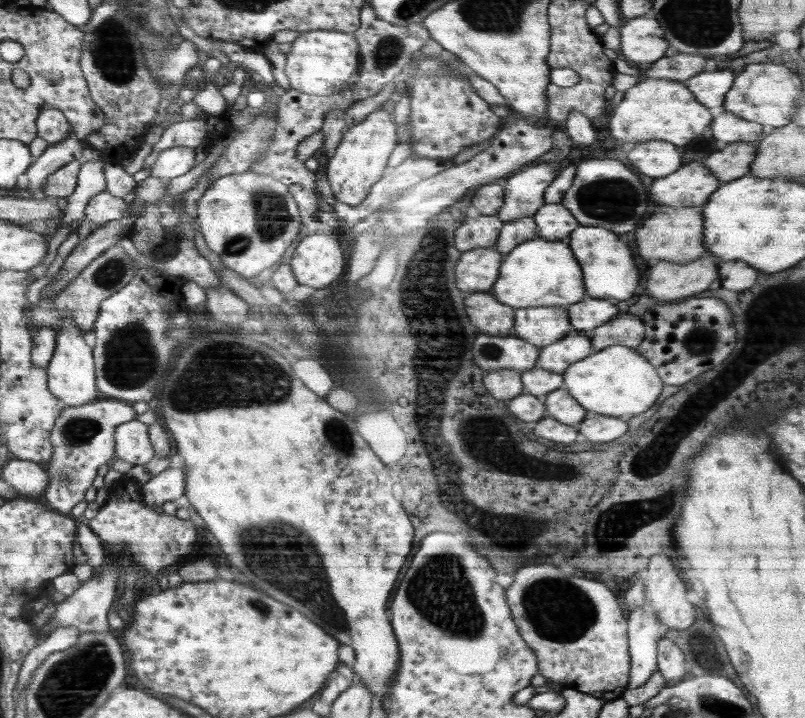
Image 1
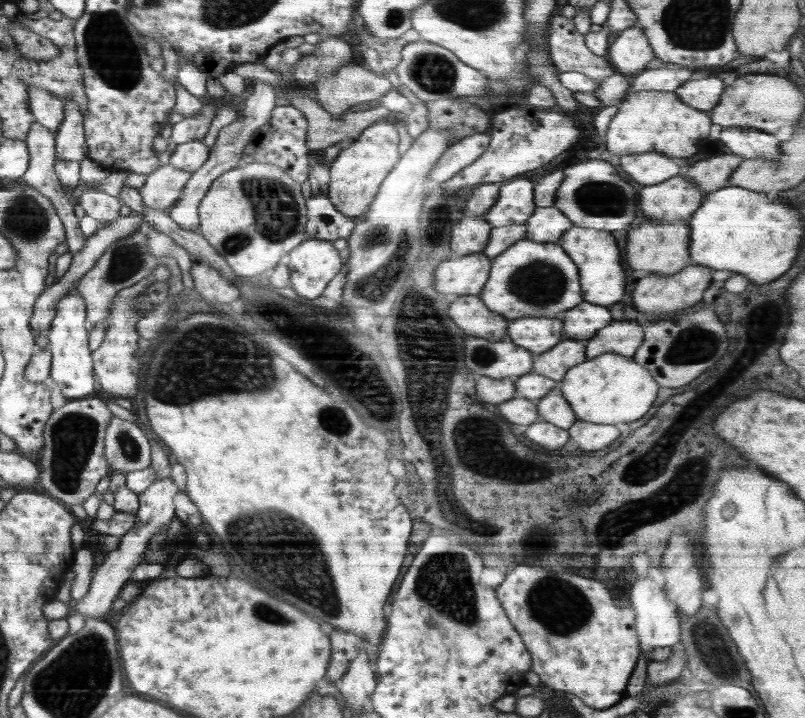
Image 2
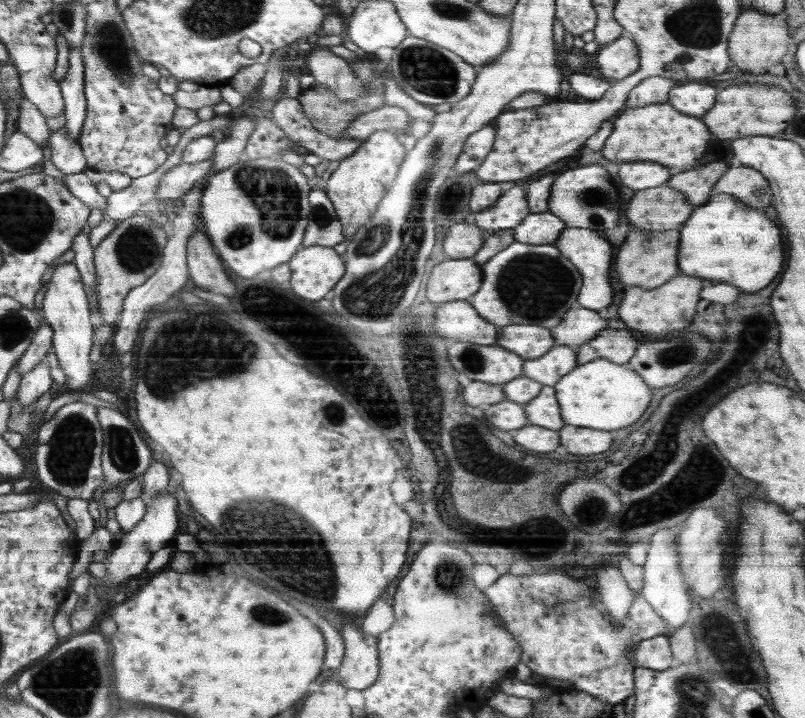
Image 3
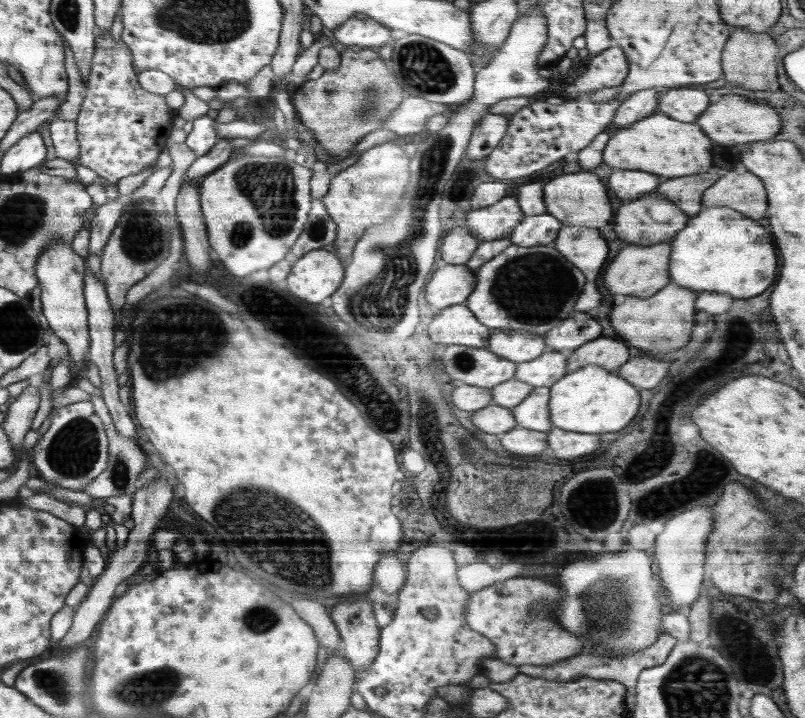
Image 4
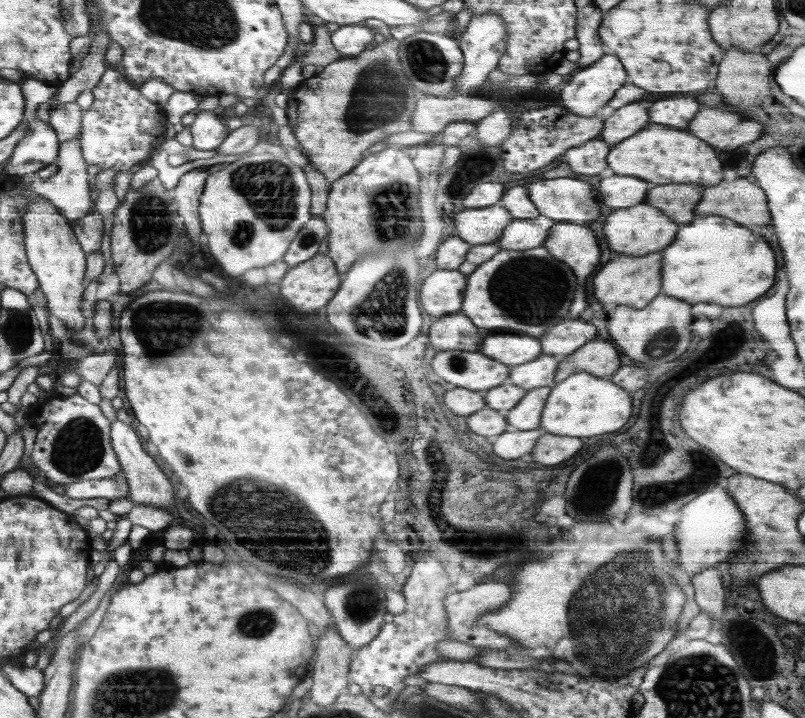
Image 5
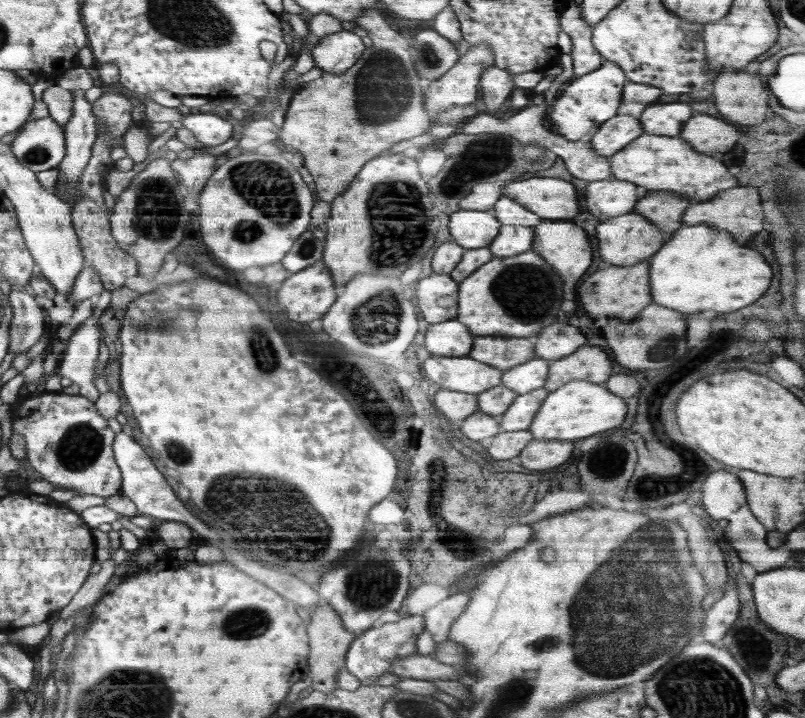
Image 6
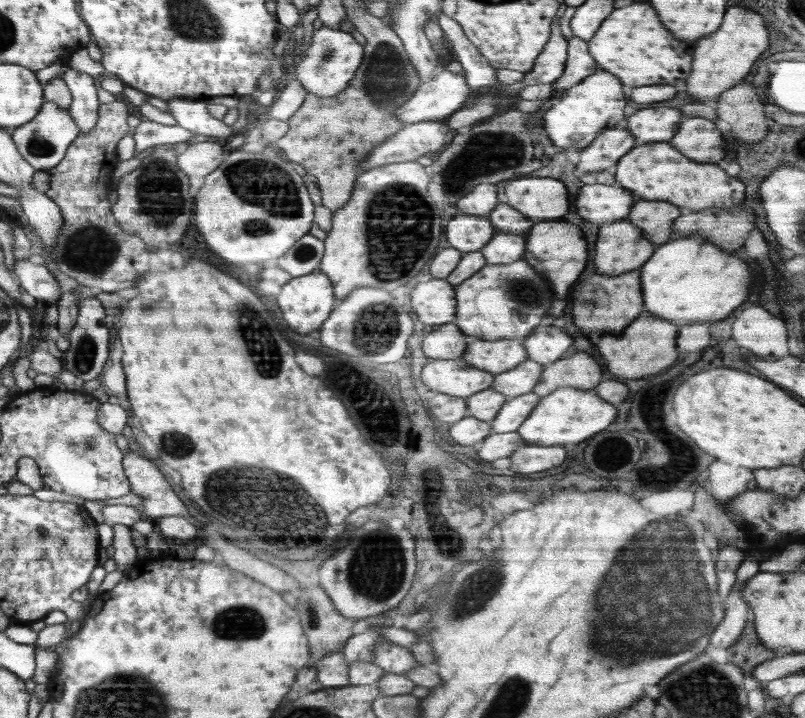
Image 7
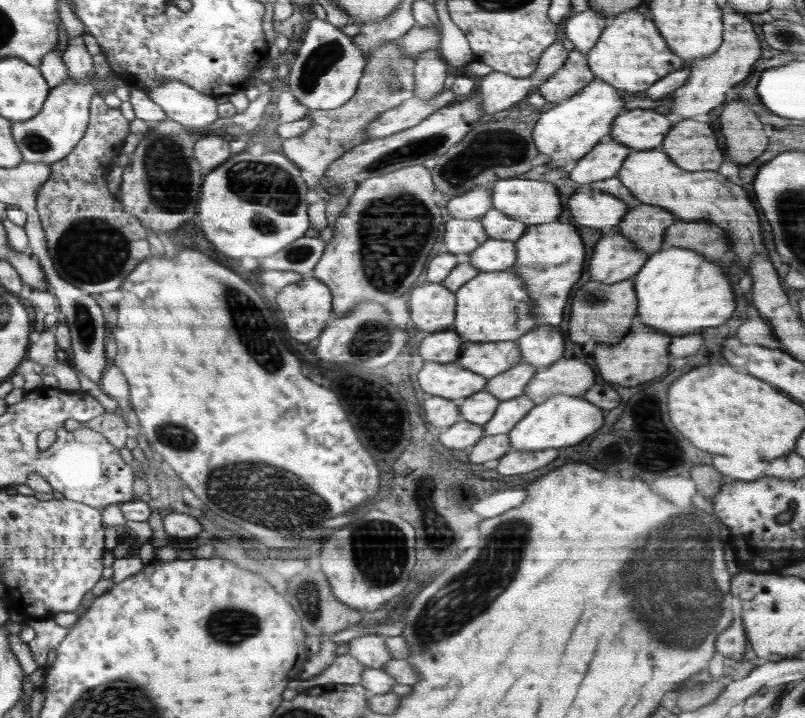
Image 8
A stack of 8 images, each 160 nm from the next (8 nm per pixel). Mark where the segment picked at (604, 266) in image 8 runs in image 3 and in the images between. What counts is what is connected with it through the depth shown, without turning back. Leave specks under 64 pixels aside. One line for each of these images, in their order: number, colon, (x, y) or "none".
3: (659, 209)
4: (647, 221)
5: (637, 231)
6: (626, 240)
7: (621, 247)

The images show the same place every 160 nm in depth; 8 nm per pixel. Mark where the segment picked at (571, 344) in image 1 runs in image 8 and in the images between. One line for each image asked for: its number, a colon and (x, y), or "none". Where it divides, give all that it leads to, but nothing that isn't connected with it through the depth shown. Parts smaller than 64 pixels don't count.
2: (554, 363)
3: (549, 368)
4: (550, 366)
5: (539, 372)
6: (531, 375)
7: (517, 381)
8: (507, 385)

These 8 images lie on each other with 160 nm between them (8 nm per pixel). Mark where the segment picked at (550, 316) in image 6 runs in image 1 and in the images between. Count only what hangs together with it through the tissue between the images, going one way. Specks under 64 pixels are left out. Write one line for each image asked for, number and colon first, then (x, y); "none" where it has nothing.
1: (538, 272)
2: (529, 278)
3: (537, 279)
4: (533, 289)
5: (515, 291)

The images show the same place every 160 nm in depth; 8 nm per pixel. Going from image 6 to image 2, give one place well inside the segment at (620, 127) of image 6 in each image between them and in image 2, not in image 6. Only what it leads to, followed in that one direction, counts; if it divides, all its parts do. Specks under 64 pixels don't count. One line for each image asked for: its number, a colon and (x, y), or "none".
2: (668, 77)
3: (654, 90)
4: (641, 104)
5: (629, 119)

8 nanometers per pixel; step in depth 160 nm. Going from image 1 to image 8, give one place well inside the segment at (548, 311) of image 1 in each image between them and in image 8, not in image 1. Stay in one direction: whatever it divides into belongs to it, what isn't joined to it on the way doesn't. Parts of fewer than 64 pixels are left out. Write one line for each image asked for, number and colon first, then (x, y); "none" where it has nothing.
2: (537, 334)
3: (529, 341)
4: (517, 346)
5: (512, 349)
6: (503, 353)
7: (495, 356)
8: (489, 359)

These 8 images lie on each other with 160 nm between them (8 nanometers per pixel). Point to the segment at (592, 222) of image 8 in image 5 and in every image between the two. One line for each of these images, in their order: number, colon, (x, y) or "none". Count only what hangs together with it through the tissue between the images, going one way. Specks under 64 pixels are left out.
5: (616, 190)
6: (612, 197)
7: (601, 204)

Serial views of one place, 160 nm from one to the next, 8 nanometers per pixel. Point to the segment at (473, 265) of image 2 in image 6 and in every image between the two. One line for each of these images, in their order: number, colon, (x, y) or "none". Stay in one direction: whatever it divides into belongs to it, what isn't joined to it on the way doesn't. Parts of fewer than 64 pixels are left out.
3: (455, 279)
4: (449, 284)
5: (441, 292)
6: (437, 295)

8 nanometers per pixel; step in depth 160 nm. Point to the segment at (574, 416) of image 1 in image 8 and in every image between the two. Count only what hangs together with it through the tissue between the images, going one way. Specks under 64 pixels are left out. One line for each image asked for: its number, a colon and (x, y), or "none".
2: (554, 408)
3: (543, 410)
4: (533, 413)
5: (526, 415)
6: (524, 407)
7: (515, 410)
8: (509, 412)

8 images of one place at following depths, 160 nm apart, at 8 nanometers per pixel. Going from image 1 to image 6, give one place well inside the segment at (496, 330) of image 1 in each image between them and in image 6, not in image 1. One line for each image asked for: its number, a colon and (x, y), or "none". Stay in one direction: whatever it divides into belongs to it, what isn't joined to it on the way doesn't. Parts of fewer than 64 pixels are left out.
2: (469, 312)
3: (458, 320)
4: (456, 325)
5: (455, 332)
6: (453, 339)

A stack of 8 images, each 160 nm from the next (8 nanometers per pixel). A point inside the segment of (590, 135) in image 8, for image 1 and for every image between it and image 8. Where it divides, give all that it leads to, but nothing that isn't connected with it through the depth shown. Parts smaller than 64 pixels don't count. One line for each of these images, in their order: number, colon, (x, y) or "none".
1: (641, 39)
2: (631, 53)
3: (619, 59)
4: (609, 68)
5: (589, 89)
6: (587, 102)
7: (596, 104)

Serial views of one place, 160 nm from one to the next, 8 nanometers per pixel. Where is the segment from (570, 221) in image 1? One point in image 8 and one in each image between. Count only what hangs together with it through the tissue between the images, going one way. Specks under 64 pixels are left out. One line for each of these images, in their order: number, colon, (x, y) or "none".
2: (546, 225)
3: (544, 228)
4: (535, 230)
5: (521, 234)
6: (511, 240)
7: (503, 248)
8: (492, 255)

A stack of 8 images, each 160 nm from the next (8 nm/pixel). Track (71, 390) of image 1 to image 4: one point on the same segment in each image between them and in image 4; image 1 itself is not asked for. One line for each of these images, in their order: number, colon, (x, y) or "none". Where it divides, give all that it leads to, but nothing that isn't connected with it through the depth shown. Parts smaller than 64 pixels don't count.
2: (71, 364)
3: (65, 305)
4: (61, 271)

